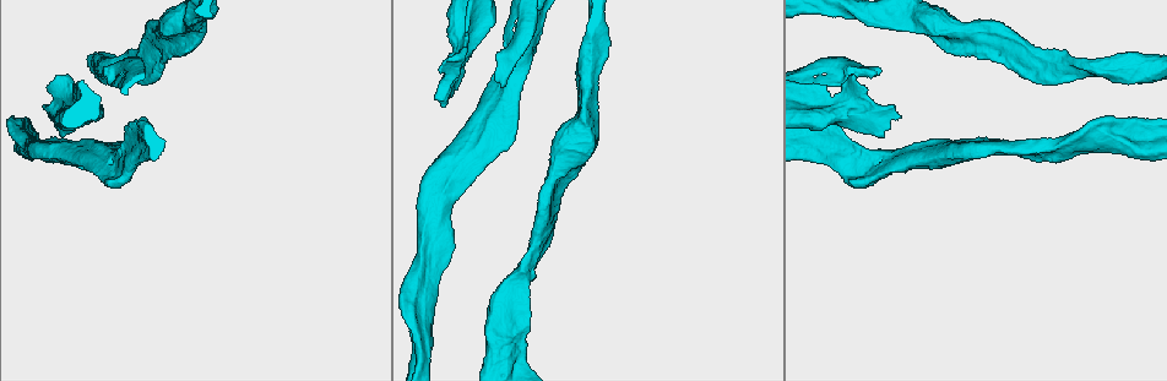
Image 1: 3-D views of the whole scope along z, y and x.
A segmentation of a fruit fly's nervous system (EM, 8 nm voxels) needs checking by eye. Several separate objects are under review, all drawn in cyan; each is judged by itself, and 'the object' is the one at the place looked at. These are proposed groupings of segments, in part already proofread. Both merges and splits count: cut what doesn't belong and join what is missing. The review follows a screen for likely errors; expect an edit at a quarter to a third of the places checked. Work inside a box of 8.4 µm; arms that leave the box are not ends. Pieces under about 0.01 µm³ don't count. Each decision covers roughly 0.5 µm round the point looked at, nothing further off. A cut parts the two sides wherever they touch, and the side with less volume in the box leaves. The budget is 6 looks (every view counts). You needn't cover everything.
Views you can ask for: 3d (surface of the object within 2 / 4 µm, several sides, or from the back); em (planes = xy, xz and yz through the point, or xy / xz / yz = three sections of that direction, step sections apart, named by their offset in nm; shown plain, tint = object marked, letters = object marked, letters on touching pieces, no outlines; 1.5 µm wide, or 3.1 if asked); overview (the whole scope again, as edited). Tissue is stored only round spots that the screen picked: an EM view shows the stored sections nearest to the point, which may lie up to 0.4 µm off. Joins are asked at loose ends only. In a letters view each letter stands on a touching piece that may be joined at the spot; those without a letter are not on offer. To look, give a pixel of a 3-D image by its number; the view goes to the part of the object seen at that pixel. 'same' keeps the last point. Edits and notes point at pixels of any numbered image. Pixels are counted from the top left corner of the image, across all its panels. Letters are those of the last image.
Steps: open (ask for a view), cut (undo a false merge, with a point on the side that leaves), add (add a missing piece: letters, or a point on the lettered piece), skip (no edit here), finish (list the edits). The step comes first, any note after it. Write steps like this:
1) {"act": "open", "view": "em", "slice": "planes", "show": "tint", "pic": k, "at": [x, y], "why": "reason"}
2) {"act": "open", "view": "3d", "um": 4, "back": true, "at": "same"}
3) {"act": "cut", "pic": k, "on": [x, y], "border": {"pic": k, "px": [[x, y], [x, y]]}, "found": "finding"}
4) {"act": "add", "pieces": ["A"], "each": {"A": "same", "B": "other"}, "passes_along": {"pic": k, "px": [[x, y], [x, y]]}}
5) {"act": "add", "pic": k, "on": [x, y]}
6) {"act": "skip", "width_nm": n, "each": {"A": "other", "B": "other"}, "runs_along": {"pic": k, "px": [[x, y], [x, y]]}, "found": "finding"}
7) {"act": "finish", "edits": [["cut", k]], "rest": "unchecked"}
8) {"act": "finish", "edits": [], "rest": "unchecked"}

{"act": "open", "view": "em", "slice": "planes", "show": "letters", "pic": 1, "at": [529, 311], "why": "free end"}

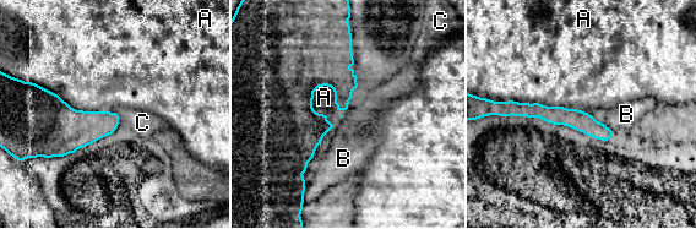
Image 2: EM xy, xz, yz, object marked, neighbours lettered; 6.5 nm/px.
{"act": "skip", "each": {"A": "other", "B": "other", "C": "other"}, "border": {"pic": 2, "px": [[466, 92], [494, 101], [581, 110]]}, "found": "none of them fits"}

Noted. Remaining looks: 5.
{"act": "open", "view": "3d", "um": 4, "pic": 1, "at": [565, 158], "why": "calibre changes"}

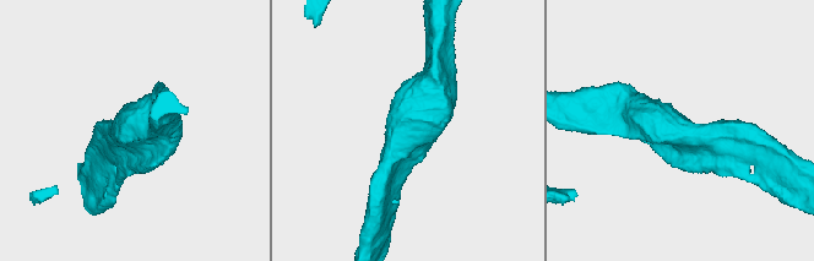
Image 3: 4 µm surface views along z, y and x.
{"act": "open", "view": "em", "slice": "planes", "show": "tint", "pic": 3, "at": [680, 132], "why": "now the EM"}

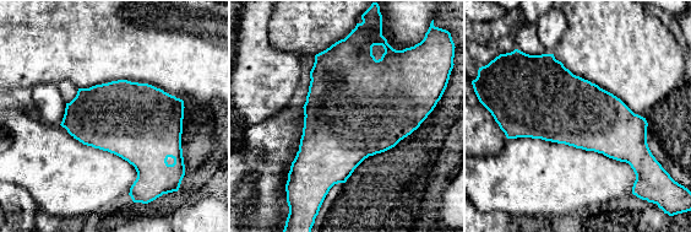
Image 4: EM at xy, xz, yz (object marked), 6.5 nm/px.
{"act": "open", "view": "em", "slice": "planes", "show": "letters", "at": "same"}

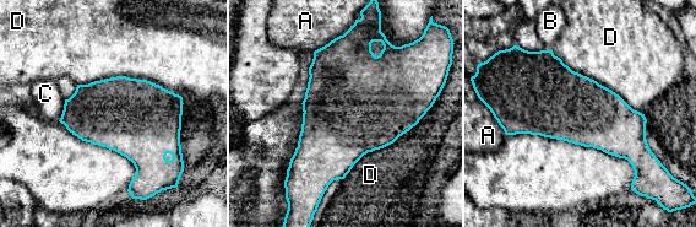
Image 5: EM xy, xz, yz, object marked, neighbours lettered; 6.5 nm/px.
{"act": "skip", "longest_contact_nm": ["D", 700], "each": {"A": "other", "B": "other", "C": "other", "D": "other"}, "border": {"pic": 5, "px": [[77, 84], [129, 76], [180, 96]]}, "found": "continuous, no second neuron"}

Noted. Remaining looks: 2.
{"act": "open", "view": "3d", "um": 4, "pic": 1, "at": [60, 130], "why": "free end"}

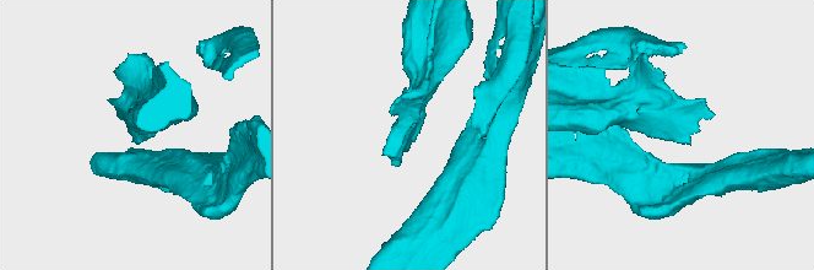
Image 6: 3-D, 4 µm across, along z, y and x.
{"act": "open", "view": "em", "slice": "planes", "show": "letters", "pic": 6, "at": [697, 133]}

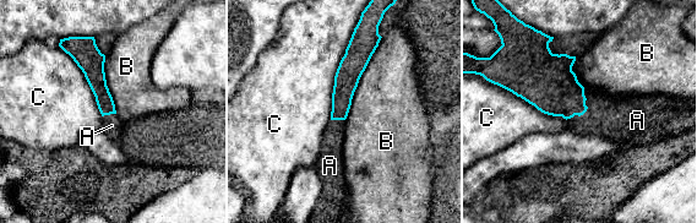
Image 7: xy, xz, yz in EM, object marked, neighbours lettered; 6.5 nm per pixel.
{"act": "add", "pic": 7, "on": [622, 118], "longest_contact_nm": ["C", 600], "each": {"A": "same", "B": "other", "C": "other"}, "passes_along": {"pic": 7, "px": [[554, 90], [586, 110], [622, 118]]}, "found": "the neuron continues"}

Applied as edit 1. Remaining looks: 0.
{"act": "finish", "edits": [["add", 7]], "rest": "unchecked"}

